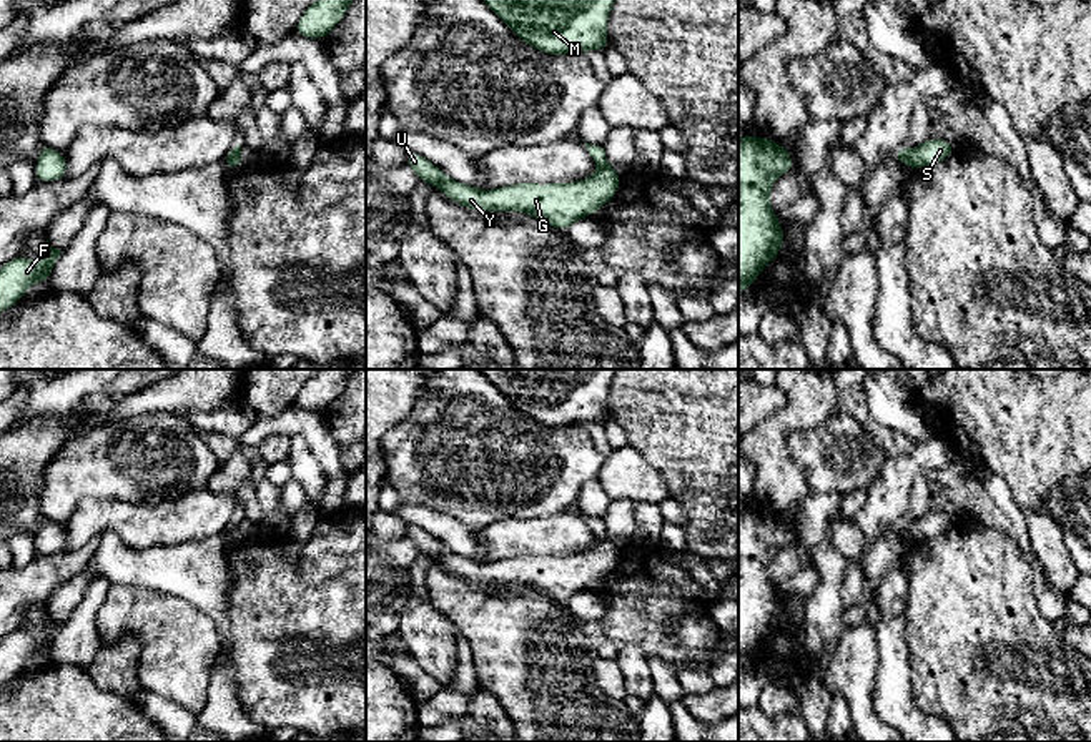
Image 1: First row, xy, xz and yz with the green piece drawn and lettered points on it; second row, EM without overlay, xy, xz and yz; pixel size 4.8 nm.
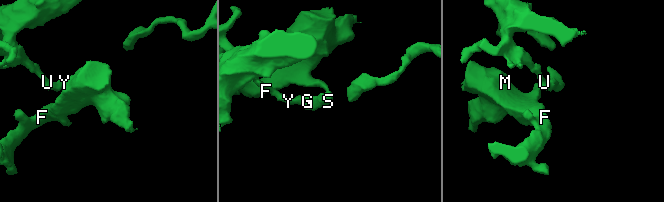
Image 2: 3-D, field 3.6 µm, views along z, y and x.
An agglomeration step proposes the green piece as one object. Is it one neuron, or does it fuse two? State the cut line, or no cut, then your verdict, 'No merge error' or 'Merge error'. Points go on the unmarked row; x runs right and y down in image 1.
Split along yz (907, 523), (908, 536). Merge error

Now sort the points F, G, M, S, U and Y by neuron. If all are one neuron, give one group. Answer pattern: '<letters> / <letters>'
F M / G S U Y

